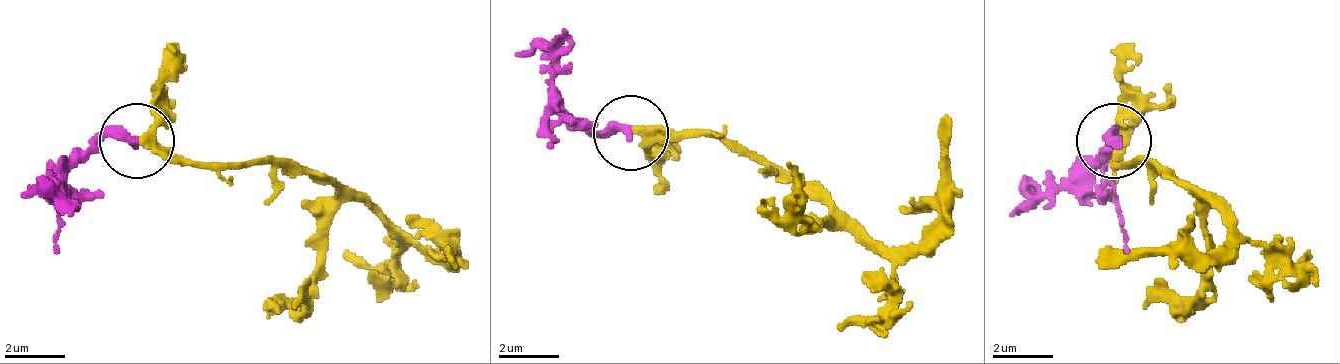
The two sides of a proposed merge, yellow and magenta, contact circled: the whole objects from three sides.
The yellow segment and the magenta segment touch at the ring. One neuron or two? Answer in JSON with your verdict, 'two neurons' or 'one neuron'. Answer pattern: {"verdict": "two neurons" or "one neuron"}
{"verdict": "one neuron"}

